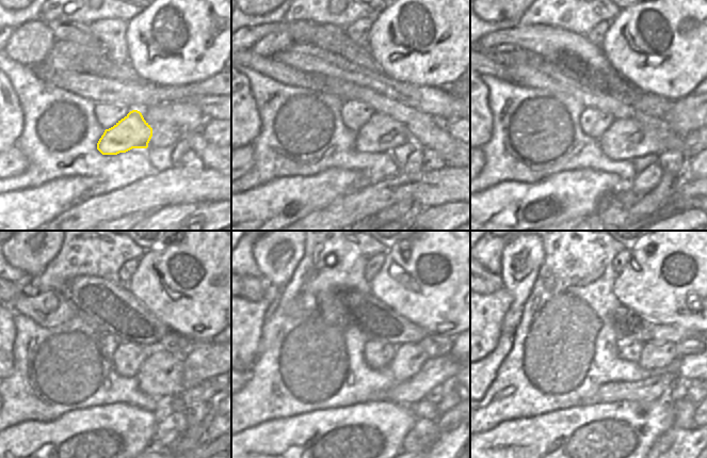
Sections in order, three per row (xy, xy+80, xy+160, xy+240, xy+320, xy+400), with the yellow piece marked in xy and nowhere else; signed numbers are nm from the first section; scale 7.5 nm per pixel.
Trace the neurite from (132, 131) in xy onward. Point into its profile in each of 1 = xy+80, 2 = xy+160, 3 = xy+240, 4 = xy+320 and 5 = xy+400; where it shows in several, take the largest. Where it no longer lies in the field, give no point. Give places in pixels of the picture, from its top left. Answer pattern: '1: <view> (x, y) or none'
1: xy+80 (382, 133)
2: xy+160 (626, 138)
3: xy+240 (160, 375)
4: xy+320 (408, 359)
5: xy+400 (654, 356)

